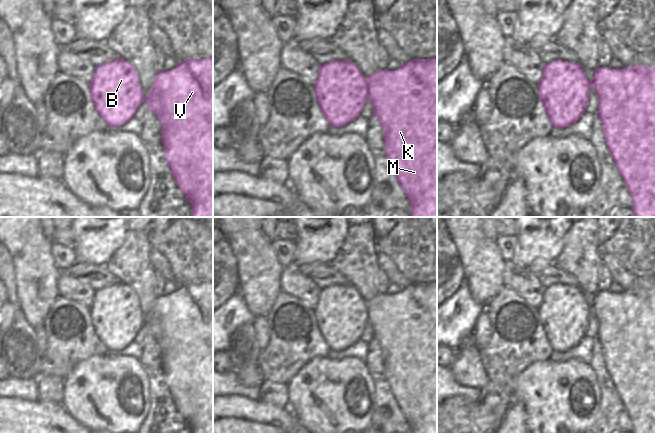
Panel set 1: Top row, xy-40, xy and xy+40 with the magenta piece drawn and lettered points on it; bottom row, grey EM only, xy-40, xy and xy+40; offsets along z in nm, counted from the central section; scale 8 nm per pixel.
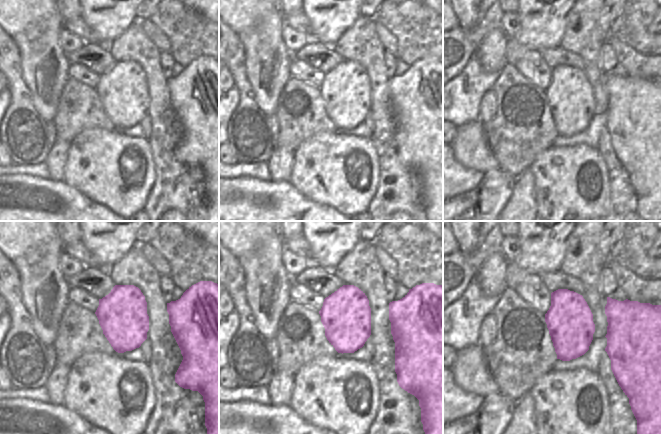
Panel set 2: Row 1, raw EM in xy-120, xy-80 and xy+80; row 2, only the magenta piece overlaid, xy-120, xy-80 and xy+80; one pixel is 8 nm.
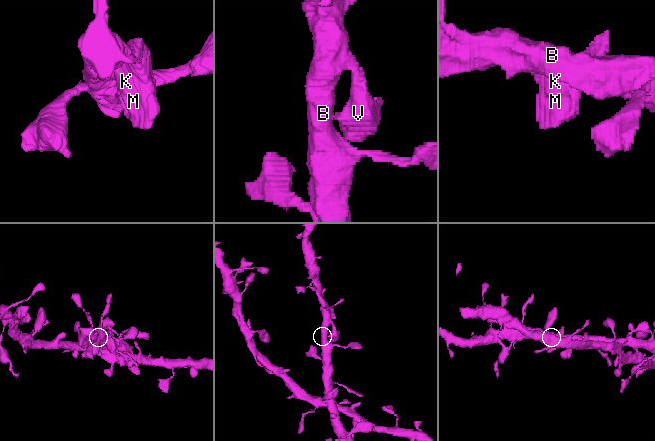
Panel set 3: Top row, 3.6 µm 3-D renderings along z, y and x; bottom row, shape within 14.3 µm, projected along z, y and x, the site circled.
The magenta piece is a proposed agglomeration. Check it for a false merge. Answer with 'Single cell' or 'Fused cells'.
Single cell.

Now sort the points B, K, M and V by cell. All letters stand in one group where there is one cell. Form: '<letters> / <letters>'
B K M V

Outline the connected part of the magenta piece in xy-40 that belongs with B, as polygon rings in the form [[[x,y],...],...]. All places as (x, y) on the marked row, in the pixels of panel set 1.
[[[117,57],[114,61],[95,67],[93,80],[89,83],[89,90],[91,92],[91,98],[93,100],[95,110],[101,119],[110,127],[120,127],[127,123],[134,116],[141,103],[143,101],[146,102],[147,109],[150,109],[157,116],[161,124],[161,138],[163,140],[165,160],[171,170],[171,174],[177,186],[191,204],[191,217],[213,217],[213,59],[186,59],[184,61],[179,61],[179,64],[170,71],[155,73],[153,86],[144,97],[143,90],[139,82],[139,76],[133,65],[124,59]]]

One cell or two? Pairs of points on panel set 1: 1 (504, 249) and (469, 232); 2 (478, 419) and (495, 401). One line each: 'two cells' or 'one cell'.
1: two cells
2: two cells

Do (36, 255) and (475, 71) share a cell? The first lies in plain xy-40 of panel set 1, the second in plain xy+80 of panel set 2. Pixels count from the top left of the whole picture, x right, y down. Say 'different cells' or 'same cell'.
different cells

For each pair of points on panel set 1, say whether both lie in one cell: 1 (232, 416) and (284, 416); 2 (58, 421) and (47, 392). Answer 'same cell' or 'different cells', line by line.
1: same cell
2: different cells

